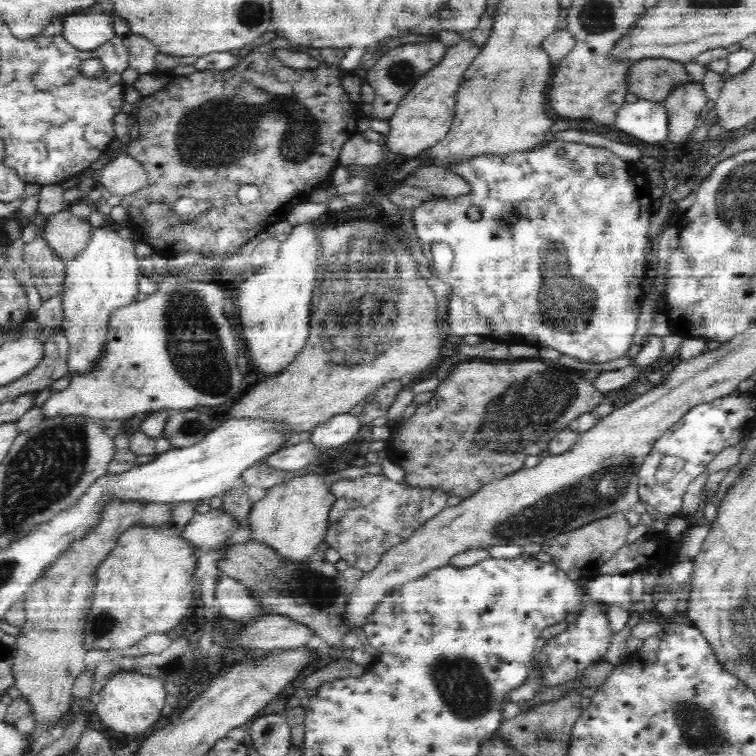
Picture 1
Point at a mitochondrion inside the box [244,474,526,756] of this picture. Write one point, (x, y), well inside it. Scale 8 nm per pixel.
(464, 690)

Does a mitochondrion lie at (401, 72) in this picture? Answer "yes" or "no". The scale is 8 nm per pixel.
yes

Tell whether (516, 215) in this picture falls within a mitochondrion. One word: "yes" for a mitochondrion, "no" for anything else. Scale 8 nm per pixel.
yes

